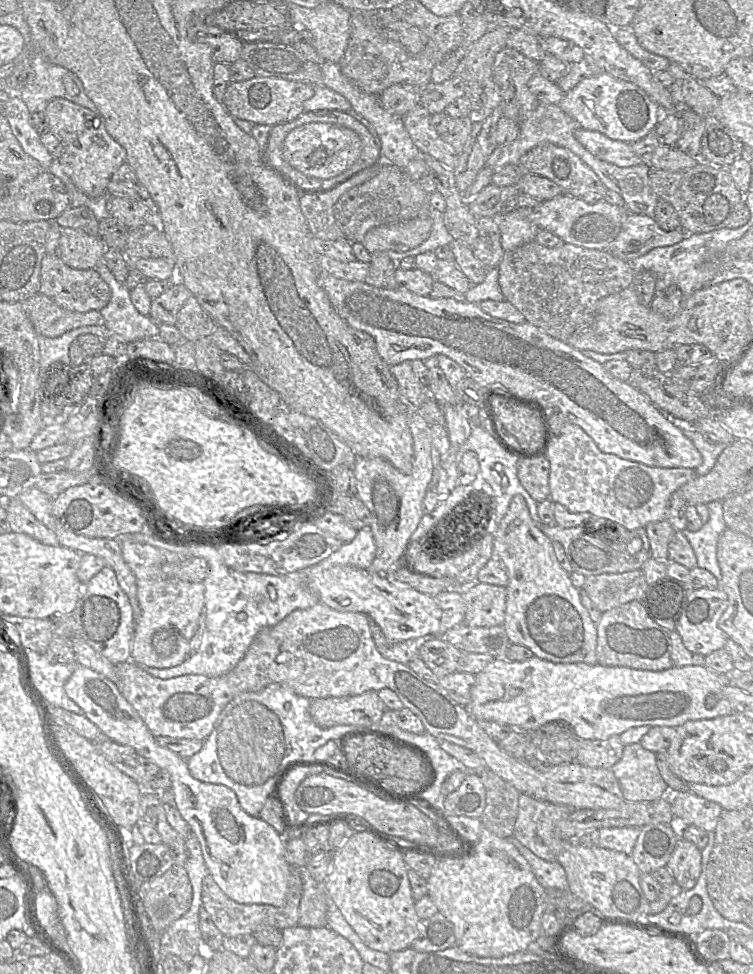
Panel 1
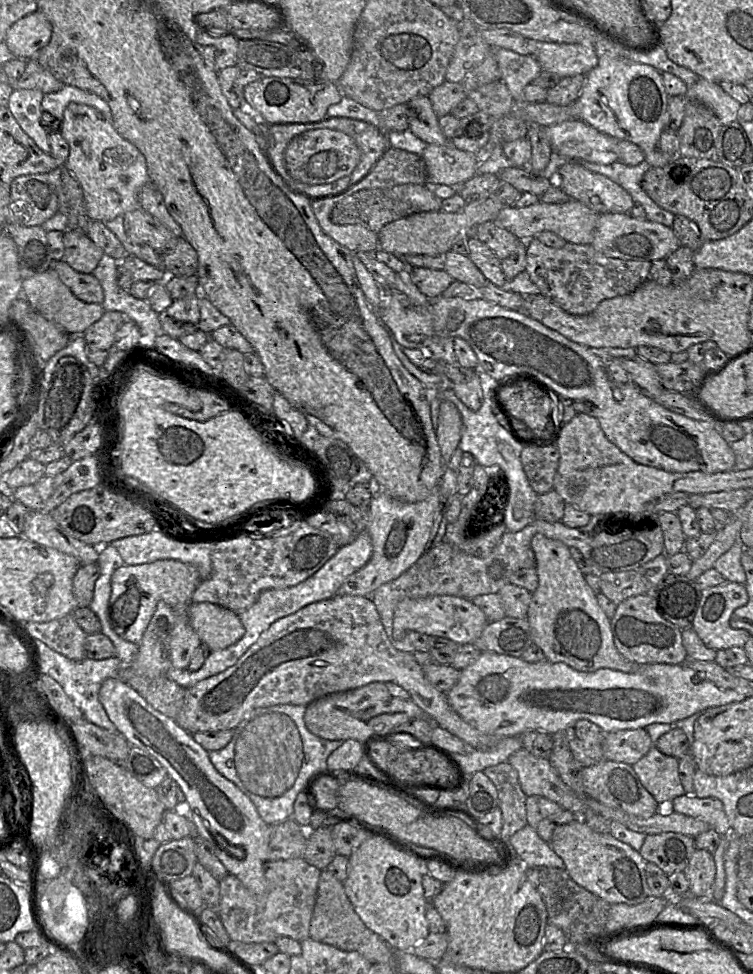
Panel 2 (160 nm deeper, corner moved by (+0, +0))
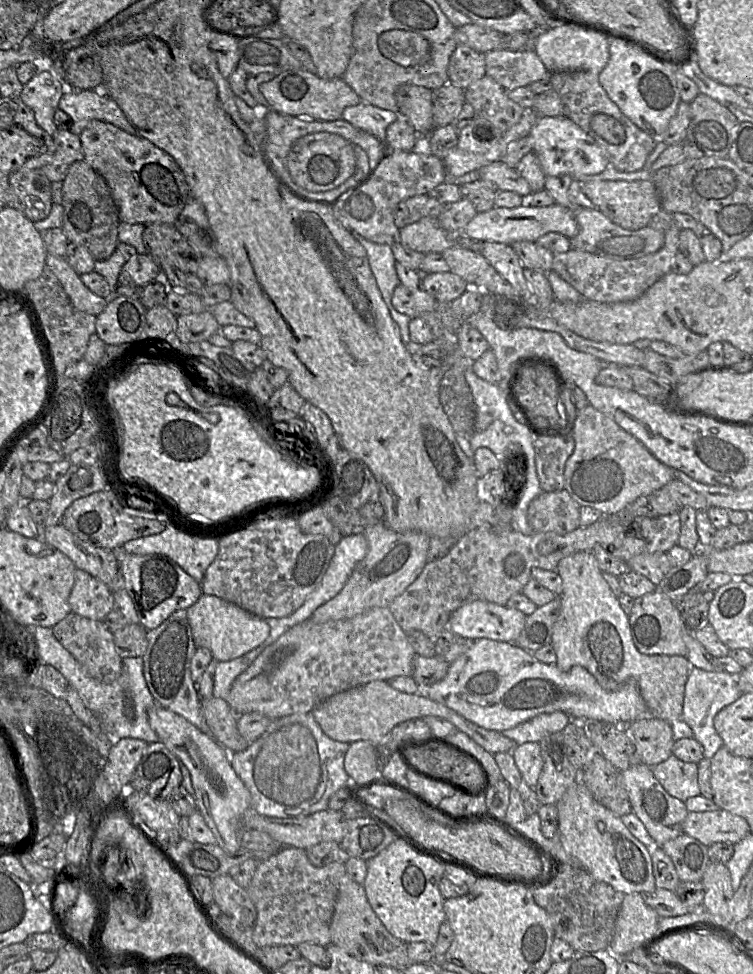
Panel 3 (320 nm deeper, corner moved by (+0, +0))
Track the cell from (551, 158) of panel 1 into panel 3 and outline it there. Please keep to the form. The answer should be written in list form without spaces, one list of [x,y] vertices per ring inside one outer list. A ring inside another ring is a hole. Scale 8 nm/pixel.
[[[651,179],[587,181],[581,184],[581,188],[596,209],[615,224],[628,230],[648,226],[651,218],[661,210],[659,196]]]

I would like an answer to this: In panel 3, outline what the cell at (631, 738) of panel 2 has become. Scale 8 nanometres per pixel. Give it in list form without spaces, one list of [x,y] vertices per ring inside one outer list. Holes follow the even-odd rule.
[[[647,717],[623,727],[641,757],[641,764],[654,767],[672,755],[675,742],[671,724]]]

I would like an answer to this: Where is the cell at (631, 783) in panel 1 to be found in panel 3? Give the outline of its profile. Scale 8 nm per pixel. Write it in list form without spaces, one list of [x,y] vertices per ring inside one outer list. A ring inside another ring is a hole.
[[[671,755],[654,766],[652,772],[666,792],[682,802],[701,794],[696,763],[683,762]]]

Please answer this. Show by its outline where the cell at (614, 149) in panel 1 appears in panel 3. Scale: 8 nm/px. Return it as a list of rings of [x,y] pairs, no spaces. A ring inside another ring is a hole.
[[[540,116],[528,135],[532,151],[537,155],[546,176],[594,175],[610,164],[596,141],[568,117]]]

